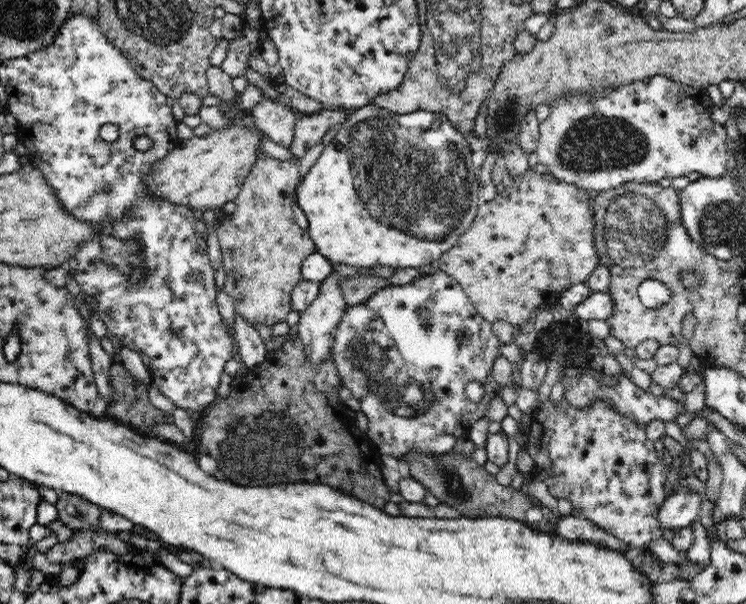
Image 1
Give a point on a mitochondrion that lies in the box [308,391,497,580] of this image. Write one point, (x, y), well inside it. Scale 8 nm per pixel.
(456, 489)

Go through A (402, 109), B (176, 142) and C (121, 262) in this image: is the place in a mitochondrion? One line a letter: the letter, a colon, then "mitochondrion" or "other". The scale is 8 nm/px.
A: mitochondrion
B: other
C: mitochondrion

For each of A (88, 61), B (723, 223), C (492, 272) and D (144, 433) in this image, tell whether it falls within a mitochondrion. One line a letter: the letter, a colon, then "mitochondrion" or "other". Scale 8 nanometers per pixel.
A: other
B: mitochondrion
C: other
D: other

